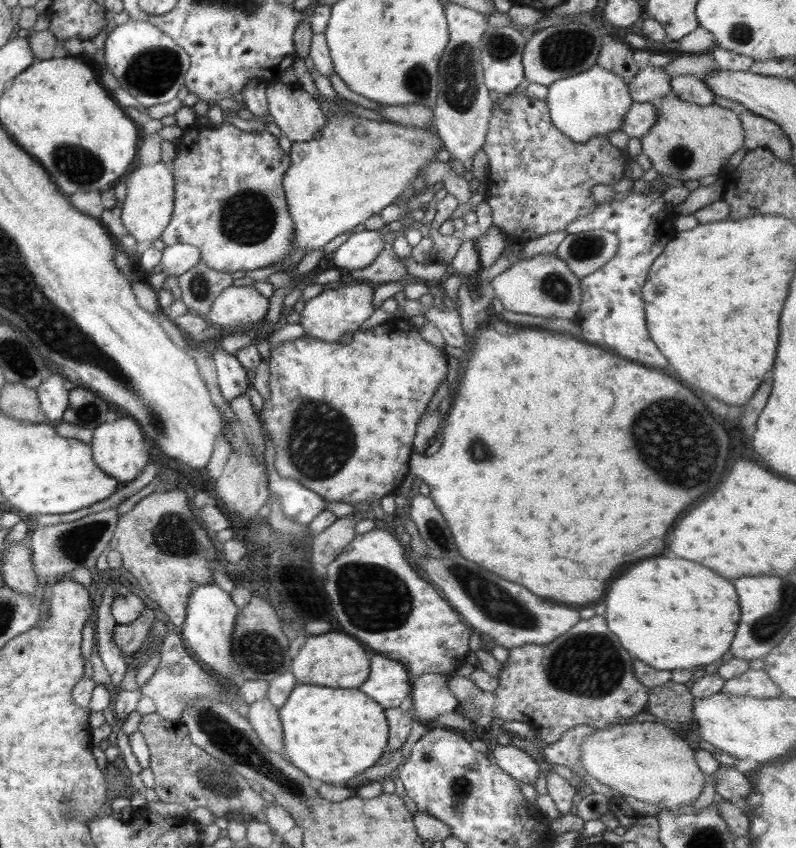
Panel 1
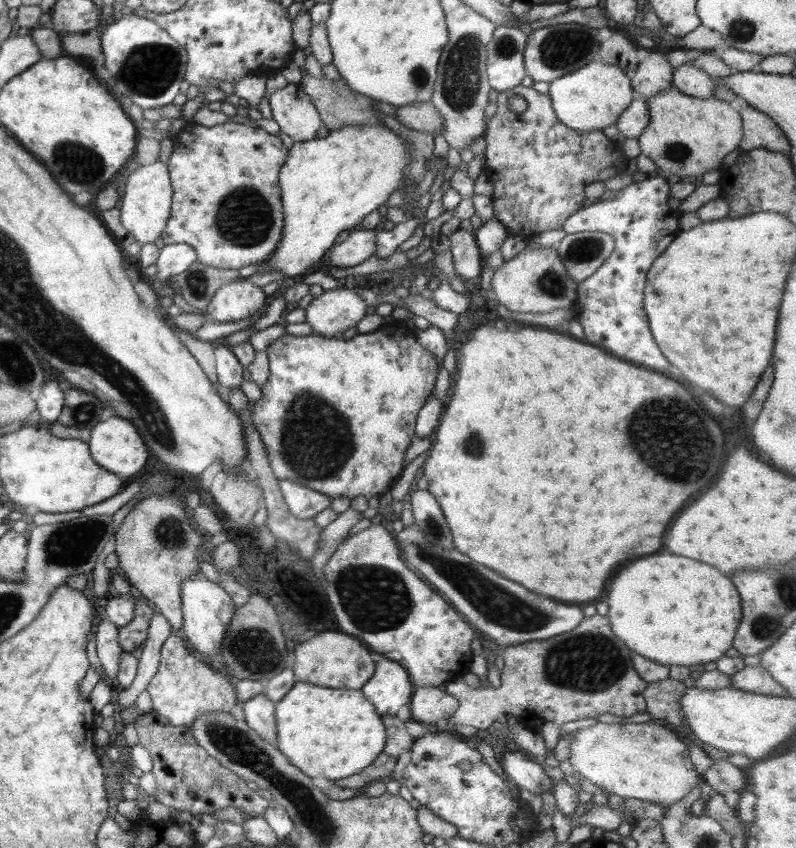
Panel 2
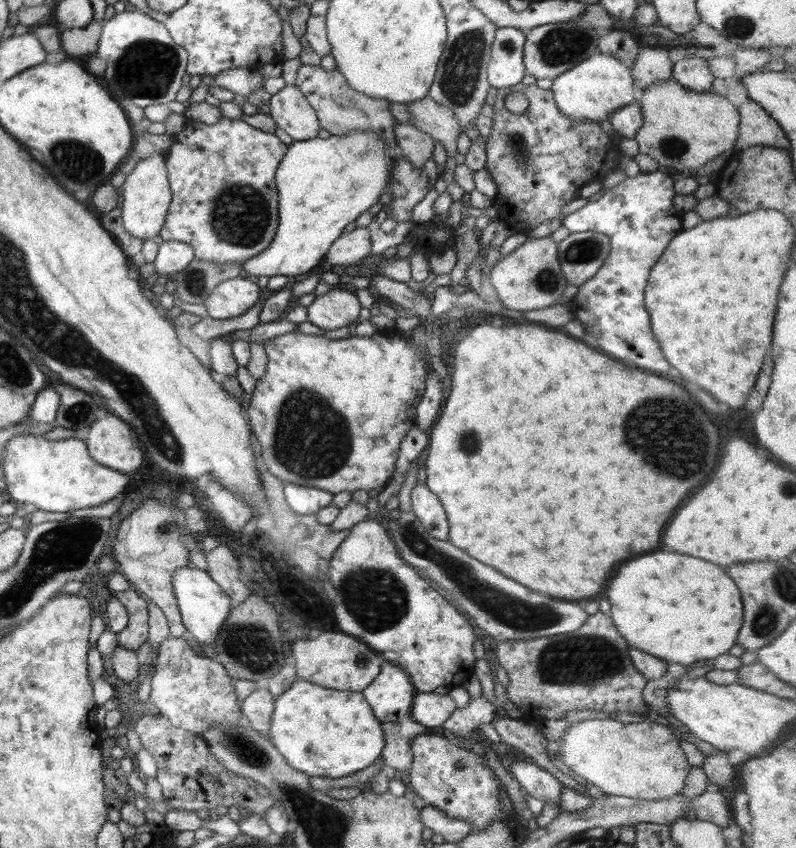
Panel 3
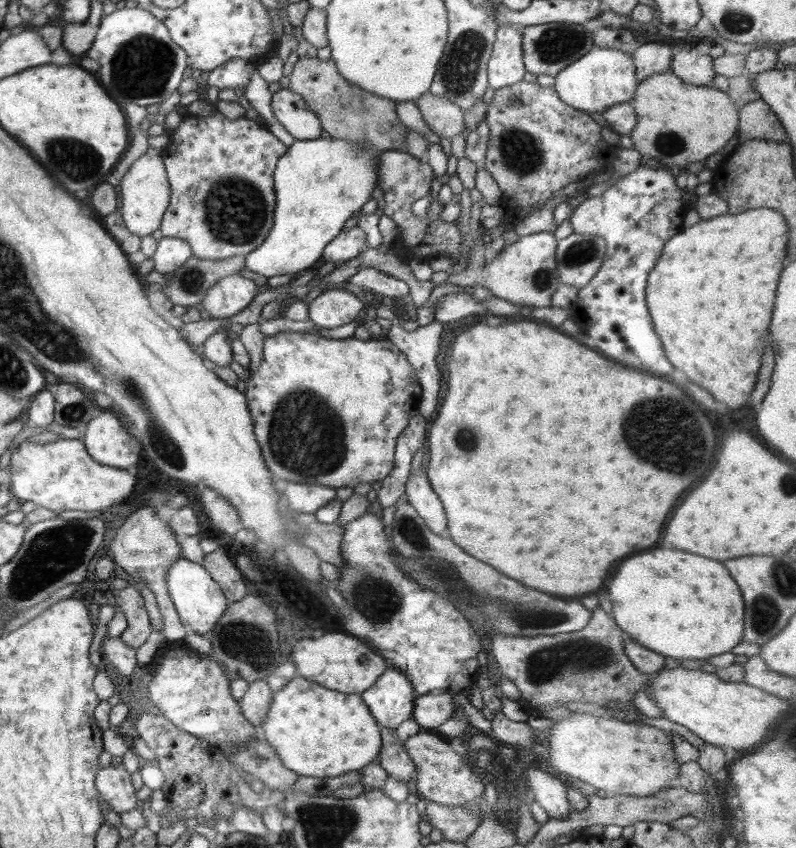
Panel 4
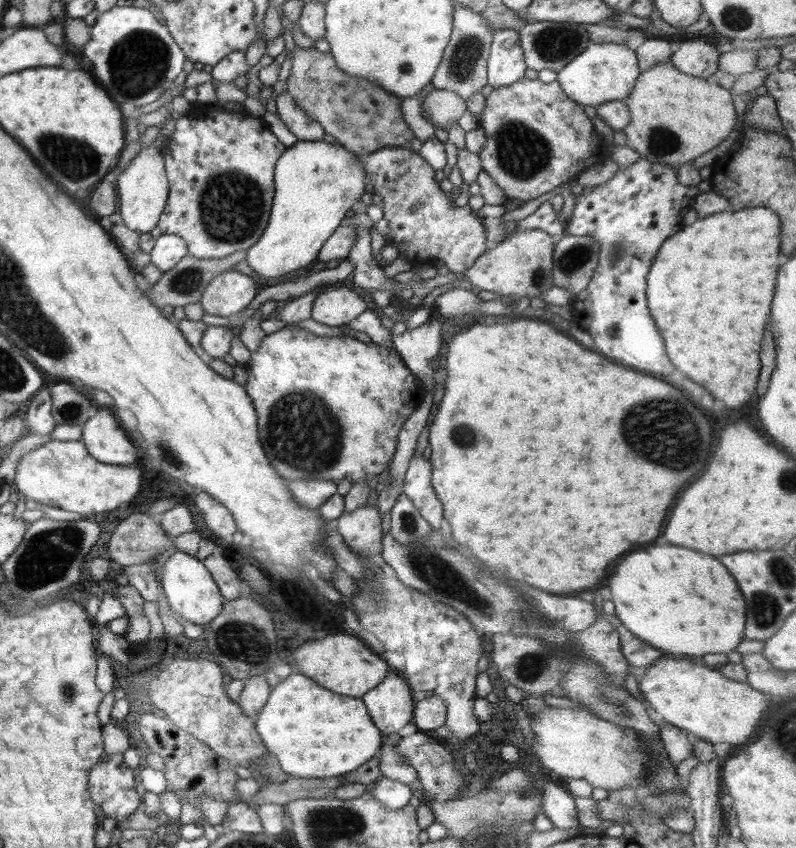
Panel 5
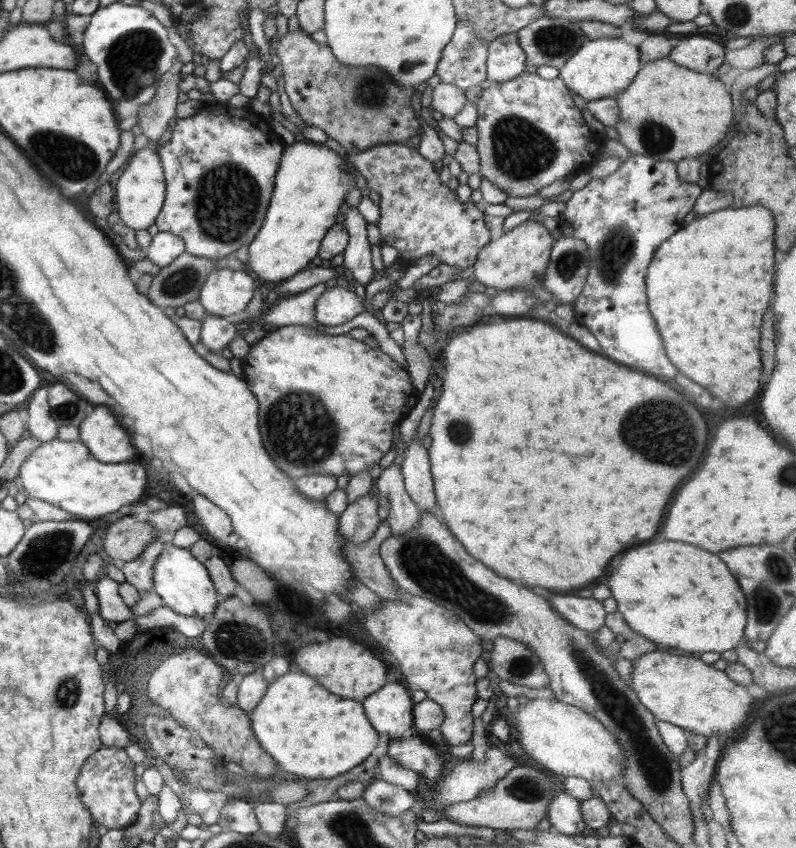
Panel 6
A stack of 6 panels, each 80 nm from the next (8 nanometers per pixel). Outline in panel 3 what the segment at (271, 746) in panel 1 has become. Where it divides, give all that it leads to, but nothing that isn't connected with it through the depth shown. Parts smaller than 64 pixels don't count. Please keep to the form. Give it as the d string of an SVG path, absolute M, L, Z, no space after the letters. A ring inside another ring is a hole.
M259 688L240 702L242 714L248 718L249 726L267 739L271 738L269 730L274 702L275 698L268 689Z

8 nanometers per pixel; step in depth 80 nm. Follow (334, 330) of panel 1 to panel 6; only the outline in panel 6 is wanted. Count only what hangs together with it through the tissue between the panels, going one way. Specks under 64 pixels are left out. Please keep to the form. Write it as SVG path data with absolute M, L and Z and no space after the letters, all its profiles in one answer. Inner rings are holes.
M337 279L314 300L315 319L319 324L338 326L365 312L361 292L346 288L344 279Z

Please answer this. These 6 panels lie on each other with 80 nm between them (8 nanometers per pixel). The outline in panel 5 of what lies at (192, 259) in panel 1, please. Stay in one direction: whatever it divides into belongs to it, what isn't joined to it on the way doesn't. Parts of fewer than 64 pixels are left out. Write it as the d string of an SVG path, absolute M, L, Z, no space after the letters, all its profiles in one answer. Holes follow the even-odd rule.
M164 234L156 239L154 248L149 252L151 262L162 272L172 270L184 256L188 255L186 241L175 234Z

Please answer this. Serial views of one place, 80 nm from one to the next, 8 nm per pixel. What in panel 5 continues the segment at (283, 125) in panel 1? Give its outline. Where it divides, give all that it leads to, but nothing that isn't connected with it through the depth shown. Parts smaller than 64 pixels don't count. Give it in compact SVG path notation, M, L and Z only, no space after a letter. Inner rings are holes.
M283 92L276 98L277 116L298 141L322 141L325 135L322 126L302 112L290 95L288 92Z

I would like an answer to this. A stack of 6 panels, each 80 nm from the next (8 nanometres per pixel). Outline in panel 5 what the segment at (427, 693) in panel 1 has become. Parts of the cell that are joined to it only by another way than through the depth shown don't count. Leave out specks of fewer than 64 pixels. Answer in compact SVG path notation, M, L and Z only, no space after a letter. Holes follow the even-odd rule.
M432 695L415 699L412 722L420 731L432 734L436 728L445 724L446 719L447 706L443 698Z

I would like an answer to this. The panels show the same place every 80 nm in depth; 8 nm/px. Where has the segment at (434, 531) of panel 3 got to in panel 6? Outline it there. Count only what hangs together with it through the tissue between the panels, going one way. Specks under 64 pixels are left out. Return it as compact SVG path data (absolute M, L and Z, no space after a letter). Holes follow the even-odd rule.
M415 436L404 454L400 468L406 492L419 506L420 511L428 510L433 514L437 509L437 502L433 489L429 451Z

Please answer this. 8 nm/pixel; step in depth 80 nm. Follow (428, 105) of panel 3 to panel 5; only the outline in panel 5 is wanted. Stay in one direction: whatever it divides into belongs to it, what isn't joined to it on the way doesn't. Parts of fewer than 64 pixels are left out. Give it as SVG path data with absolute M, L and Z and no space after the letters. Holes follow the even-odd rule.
M434 89L423 103L424 111L430 116L431 124L448 131L457 124L458 119L466 112L467 105L464 99L451 90Z

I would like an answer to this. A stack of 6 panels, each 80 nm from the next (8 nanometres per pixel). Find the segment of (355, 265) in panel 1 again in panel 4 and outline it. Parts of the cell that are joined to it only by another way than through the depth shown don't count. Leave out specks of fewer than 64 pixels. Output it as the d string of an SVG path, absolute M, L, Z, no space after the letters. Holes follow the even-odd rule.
M358 225L336 235L323 250L327 262L336 264L352 260L367 247L366 233Z

